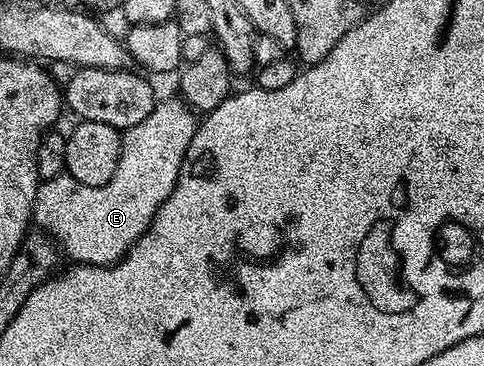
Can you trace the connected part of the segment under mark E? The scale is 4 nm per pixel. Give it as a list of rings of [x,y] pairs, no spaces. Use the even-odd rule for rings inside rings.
[[[179,97],[157,101],[154,112],[142,124],[123,131],[118,168],[114,168],[114,176],[106,184],[78,184],[67,172],[43,179],[34,196],[32,222],[40,225],[37,227],[67,257],[69,254],[73,263],[114,265],[148,231],[158,208],[174,192],[186,148],[194,140],[197,125],[192,107]]]

